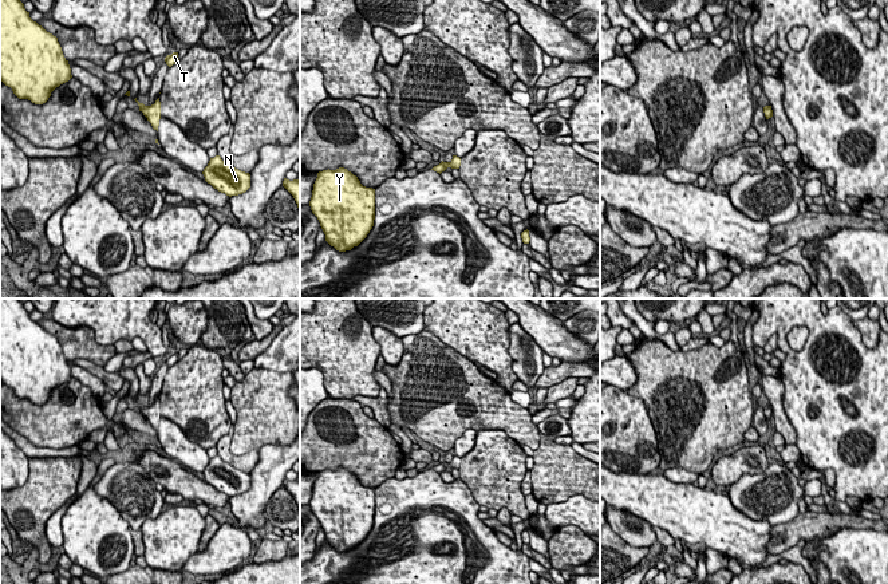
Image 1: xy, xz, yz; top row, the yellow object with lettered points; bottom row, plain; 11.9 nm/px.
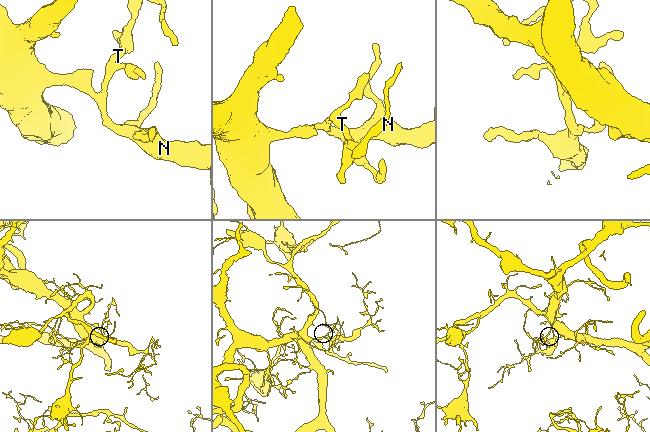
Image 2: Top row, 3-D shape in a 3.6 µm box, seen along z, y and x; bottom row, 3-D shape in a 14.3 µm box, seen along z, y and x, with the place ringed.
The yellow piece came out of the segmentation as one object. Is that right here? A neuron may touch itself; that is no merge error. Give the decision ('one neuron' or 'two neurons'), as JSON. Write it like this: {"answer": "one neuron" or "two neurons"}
{"answer": "one neuron"}

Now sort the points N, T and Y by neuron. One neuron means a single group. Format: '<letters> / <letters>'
N T Y

